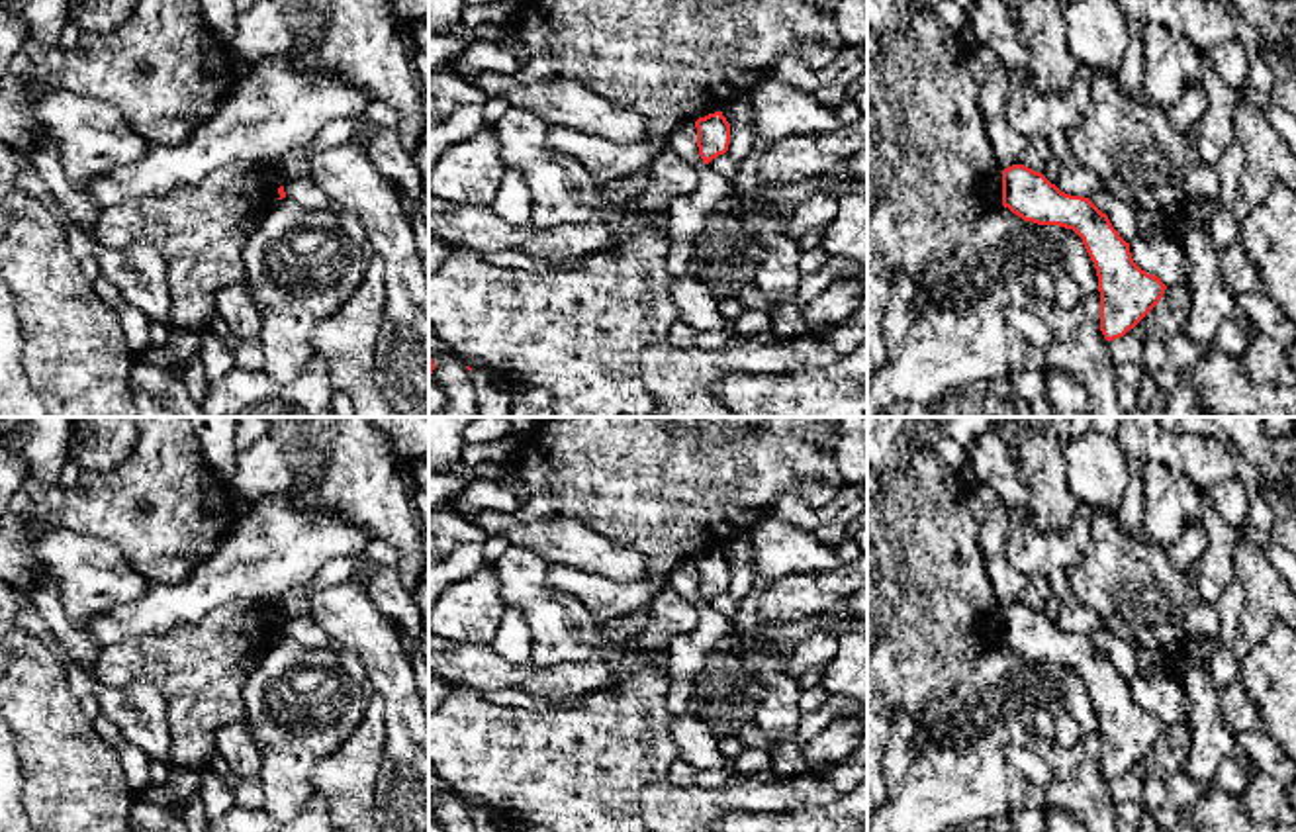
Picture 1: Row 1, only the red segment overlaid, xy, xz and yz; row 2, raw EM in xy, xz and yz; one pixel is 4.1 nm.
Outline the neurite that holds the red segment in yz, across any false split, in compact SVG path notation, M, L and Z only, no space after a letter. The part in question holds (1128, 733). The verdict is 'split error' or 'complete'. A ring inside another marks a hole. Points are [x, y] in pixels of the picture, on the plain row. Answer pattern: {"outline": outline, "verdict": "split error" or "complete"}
{"outline": "M1024 603L1002 609L1002 644L1024 660L1073 668L1094 701L1100 769L1110 781L1134 767L1163 736L1161 716L1141 709L1120 671L1088 636L1071 634Z", "verdict": "complete"}

